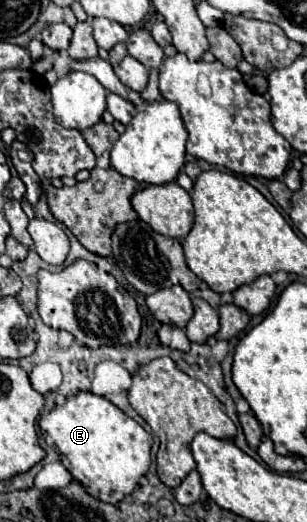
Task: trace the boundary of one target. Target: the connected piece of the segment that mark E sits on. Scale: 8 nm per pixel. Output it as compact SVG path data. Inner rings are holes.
M91 392L69 396L63 406L55 406L49 414L41 416L39 428L45 442L59 452L63 466L67 466L73 478L101 502L121 502L149 470L151 434L103 396Z

